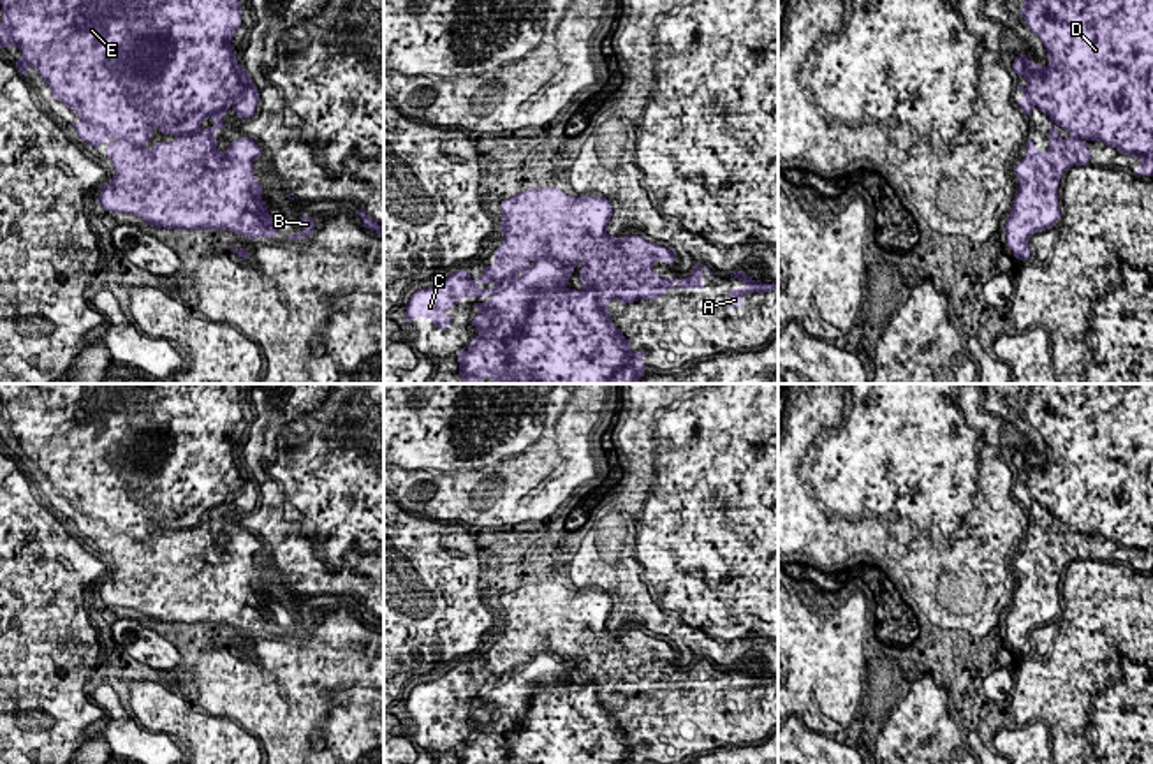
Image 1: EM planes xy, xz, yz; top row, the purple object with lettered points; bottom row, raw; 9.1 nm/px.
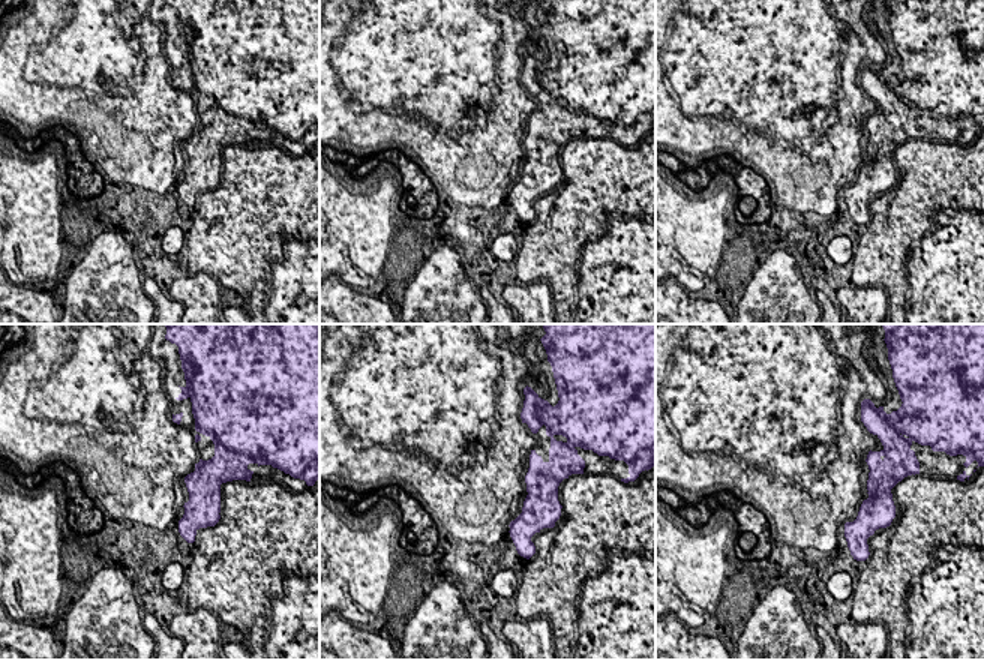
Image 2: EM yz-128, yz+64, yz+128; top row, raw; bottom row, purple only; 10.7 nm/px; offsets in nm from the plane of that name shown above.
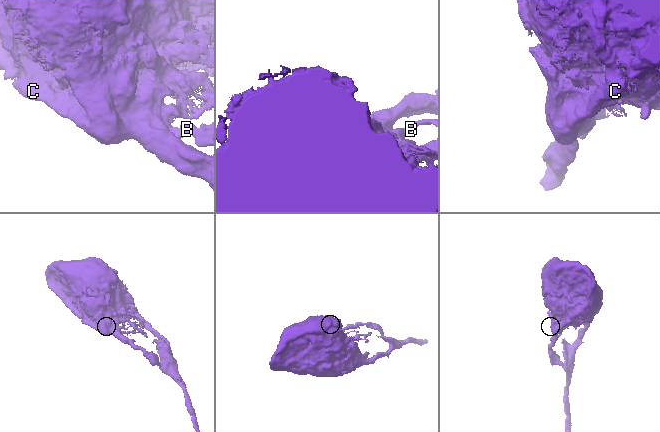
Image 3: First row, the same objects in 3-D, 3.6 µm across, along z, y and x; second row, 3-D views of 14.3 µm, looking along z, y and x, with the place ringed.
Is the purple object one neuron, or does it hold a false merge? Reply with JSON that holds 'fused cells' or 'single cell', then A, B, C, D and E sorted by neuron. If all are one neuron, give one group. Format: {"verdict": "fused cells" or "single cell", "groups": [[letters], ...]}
{"verdict": "single cell", "groups": [["A", "B", "C", "D", "E"]]}

